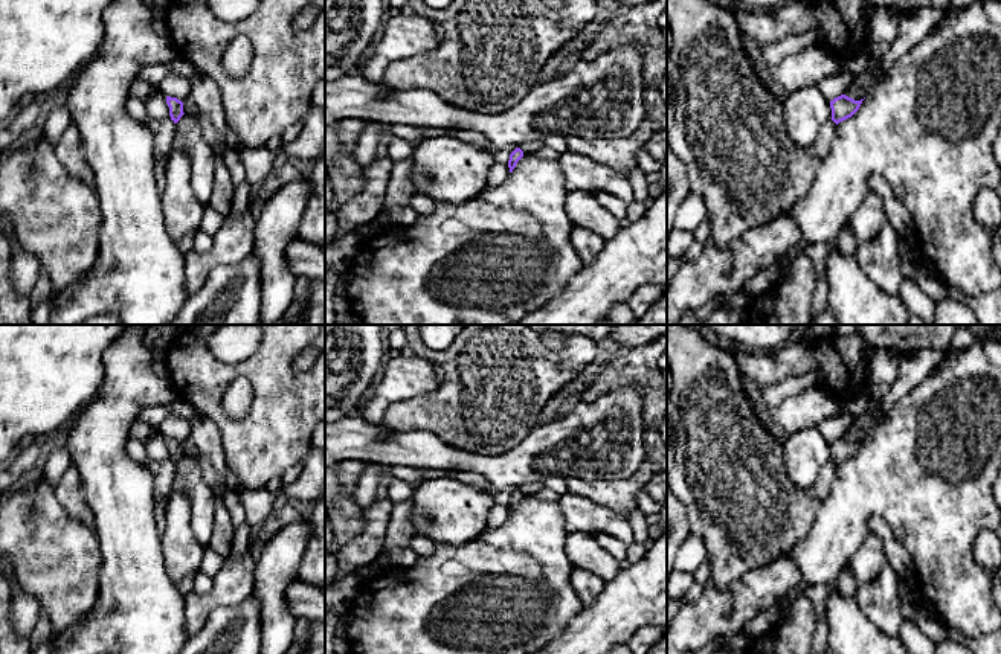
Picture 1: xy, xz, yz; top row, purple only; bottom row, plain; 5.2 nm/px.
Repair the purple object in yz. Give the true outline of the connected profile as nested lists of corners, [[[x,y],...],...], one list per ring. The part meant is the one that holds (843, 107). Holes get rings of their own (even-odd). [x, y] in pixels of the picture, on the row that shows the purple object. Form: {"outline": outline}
{"outline": [[[841,95],[830,101],[832,120],[838,125],[839,122],[851,117],[861,107],[864,99],[855,101],[845,95]]]}

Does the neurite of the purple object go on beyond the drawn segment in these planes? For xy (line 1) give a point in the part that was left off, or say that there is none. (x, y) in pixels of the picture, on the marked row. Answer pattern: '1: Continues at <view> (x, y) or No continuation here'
1: No continuation here

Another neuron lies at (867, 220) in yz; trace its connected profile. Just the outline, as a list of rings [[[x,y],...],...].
[[[874,192],[868,194],[848,218],[858,242],[871,241],[887,221],[885,203],[880,195]]]

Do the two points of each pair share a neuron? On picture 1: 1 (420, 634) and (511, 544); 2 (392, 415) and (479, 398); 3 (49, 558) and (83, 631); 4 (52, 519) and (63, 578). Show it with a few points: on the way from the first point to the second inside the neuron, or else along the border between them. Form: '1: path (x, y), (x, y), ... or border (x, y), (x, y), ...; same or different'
1: path (431, 607), (461, 583), (484, 570); same
2: path (414, 413), (458, 412); same
3: border (98, 589), (95, 605), (57, 637); different
4: path (52, 534), (52, 554), (58, 563); same

